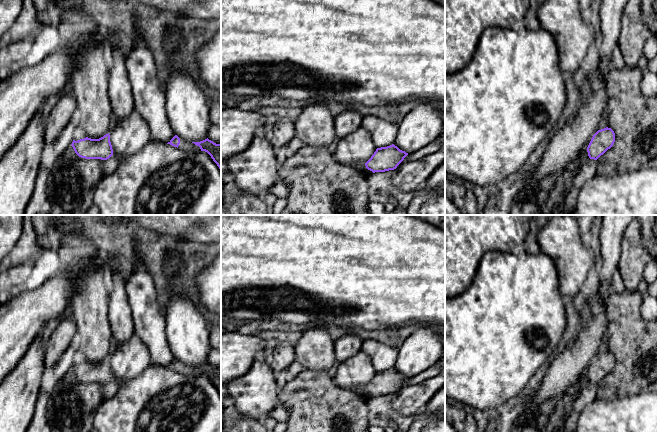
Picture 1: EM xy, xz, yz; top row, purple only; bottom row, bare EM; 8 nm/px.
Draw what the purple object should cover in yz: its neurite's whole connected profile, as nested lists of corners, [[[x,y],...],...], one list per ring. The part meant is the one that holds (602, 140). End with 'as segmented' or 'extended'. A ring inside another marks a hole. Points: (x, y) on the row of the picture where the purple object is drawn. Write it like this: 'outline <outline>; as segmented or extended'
outline [[[606,107],[602,114],[598,131],[593,135],[587,147],[587,152],[590,159],[597,160],[608,149],[610,149],[615,142],[614,131],[606,126],[607,118],[608,109]]]; extended

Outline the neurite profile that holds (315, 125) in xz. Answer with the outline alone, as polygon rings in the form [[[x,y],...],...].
[[[322,102],[302,108],[301,114],[294,122],[296,136],[306,146],[328,148],[336,141],[334,116],[327,104]]]

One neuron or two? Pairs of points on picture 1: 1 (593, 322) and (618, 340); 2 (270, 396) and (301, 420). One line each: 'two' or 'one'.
1: two
2: two

